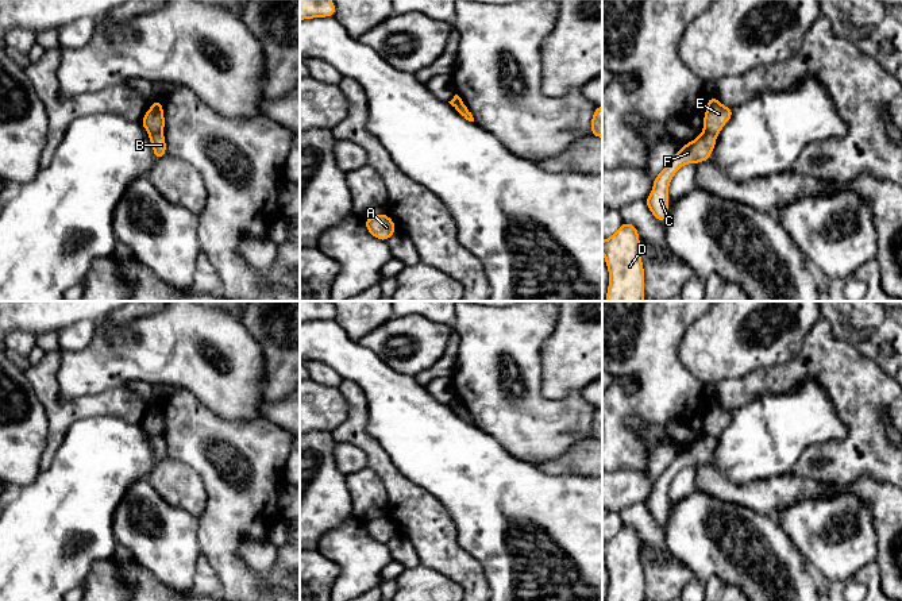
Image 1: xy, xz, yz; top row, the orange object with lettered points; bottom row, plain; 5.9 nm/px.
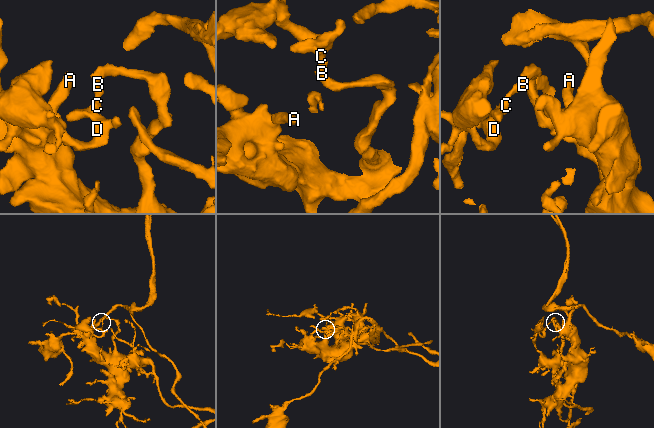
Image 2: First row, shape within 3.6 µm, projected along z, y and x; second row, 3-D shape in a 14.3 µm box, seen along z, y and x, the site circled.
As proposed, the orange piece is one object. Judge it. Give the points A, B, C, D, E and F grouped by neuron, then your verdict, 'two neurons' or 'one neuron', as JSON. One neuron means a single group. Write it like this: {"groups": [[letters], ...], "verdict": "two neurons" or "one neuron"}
{"groups": [["A", "E"], ["B", "C", "D", "F"]], "verdict": "two neurons"}

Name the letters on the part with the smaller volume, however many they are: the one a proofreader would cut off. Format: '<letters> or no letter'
B, C, D, F

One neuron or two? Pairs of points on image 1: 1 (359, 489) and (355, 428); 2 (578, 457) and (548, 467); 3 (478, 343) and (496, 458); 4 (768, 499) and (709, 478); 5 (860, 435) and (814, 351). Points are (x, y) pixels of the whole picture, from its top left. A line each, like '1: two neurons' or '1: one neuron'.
1: two neurons
2: one neuron
3: two neurons
4: one neuron
5: one neuron

